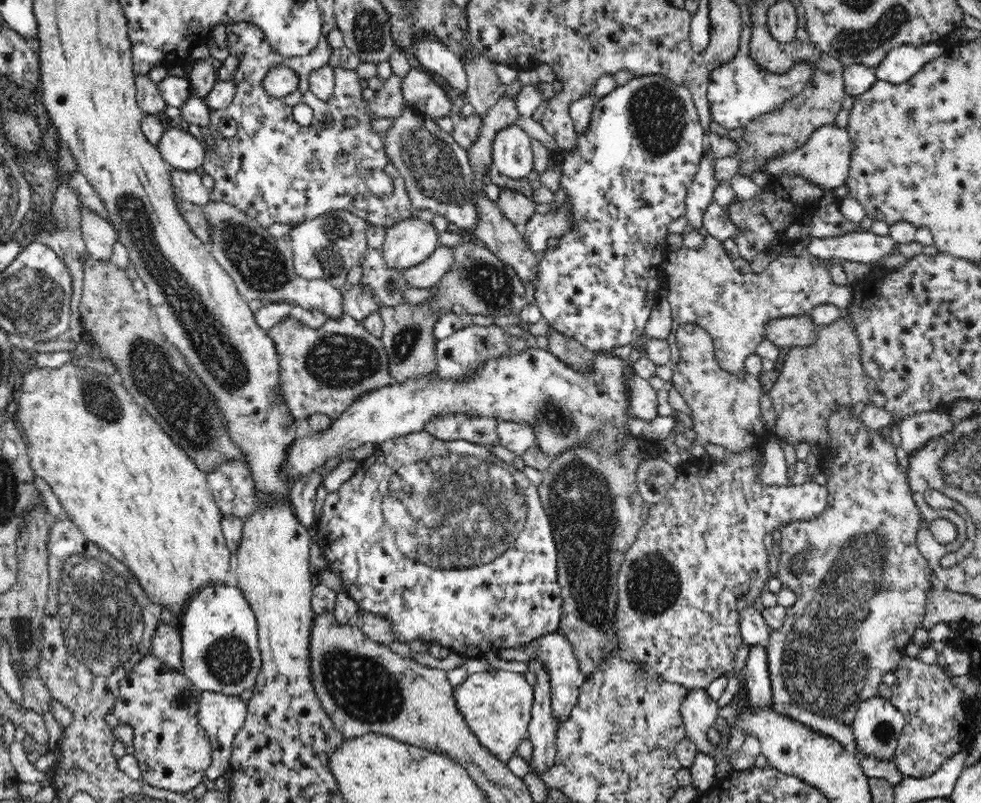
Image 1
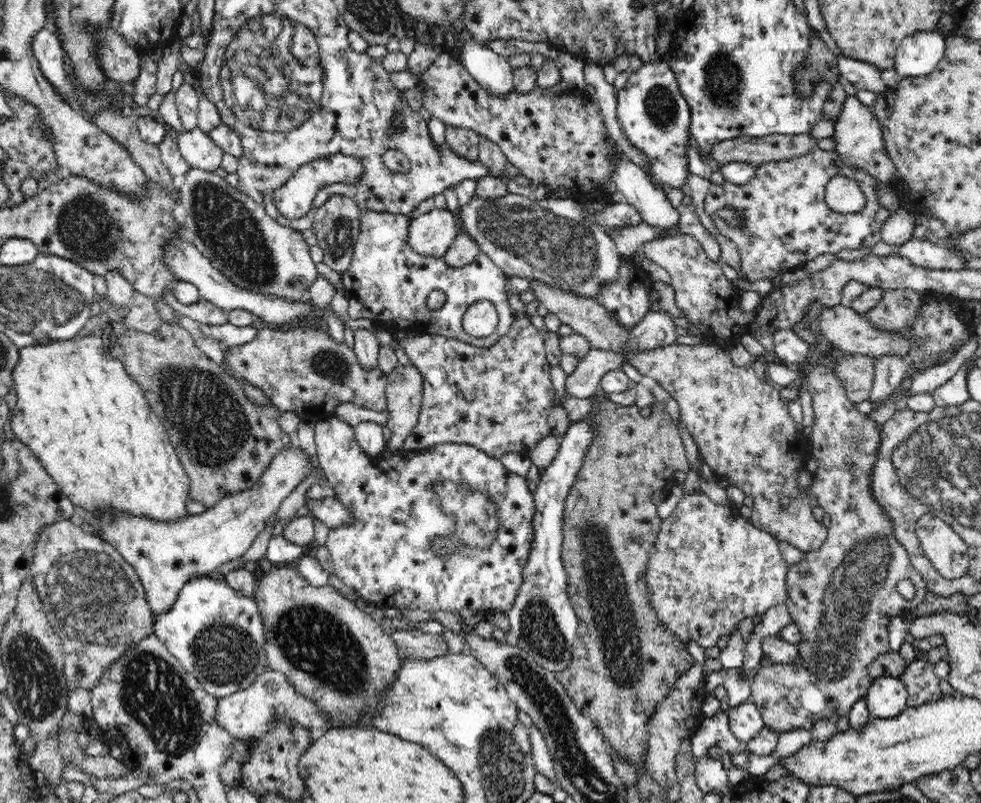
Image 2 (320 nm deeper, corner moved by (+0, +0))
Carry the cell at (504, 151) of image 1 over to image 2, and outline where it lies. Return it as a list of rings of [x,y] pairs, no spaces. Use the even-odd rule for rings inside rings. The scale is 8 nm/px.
[[[464,40],[458,61],[488,93],[500,96],[514,89],[513,70],[507,56],[497,54],[490,47]]]

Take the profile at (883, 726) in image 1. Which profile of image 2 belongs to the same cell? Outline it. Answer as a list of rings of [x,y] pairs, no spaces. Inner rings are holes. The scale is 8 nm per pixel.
[[[883,676],[873,679],[866,704],[874,720],[888,720],[900,716],[907,708],[908,693],[900,677]]]

